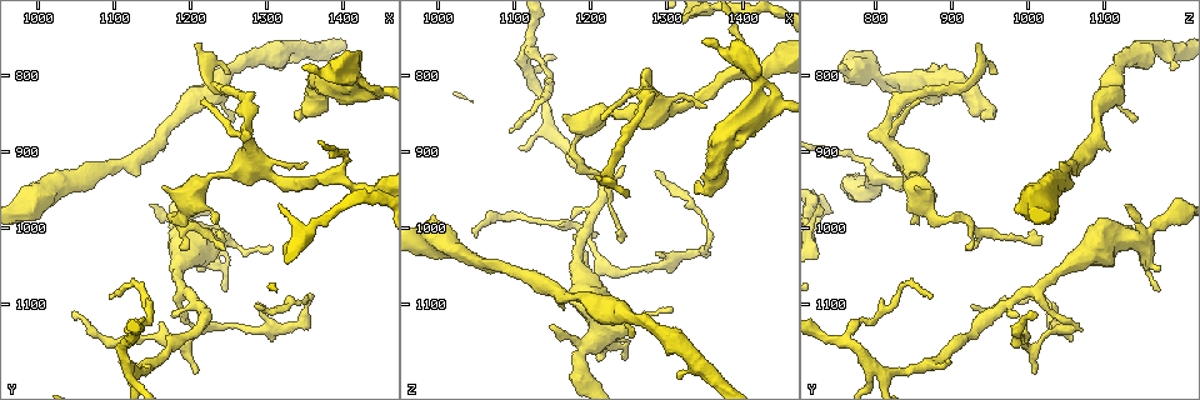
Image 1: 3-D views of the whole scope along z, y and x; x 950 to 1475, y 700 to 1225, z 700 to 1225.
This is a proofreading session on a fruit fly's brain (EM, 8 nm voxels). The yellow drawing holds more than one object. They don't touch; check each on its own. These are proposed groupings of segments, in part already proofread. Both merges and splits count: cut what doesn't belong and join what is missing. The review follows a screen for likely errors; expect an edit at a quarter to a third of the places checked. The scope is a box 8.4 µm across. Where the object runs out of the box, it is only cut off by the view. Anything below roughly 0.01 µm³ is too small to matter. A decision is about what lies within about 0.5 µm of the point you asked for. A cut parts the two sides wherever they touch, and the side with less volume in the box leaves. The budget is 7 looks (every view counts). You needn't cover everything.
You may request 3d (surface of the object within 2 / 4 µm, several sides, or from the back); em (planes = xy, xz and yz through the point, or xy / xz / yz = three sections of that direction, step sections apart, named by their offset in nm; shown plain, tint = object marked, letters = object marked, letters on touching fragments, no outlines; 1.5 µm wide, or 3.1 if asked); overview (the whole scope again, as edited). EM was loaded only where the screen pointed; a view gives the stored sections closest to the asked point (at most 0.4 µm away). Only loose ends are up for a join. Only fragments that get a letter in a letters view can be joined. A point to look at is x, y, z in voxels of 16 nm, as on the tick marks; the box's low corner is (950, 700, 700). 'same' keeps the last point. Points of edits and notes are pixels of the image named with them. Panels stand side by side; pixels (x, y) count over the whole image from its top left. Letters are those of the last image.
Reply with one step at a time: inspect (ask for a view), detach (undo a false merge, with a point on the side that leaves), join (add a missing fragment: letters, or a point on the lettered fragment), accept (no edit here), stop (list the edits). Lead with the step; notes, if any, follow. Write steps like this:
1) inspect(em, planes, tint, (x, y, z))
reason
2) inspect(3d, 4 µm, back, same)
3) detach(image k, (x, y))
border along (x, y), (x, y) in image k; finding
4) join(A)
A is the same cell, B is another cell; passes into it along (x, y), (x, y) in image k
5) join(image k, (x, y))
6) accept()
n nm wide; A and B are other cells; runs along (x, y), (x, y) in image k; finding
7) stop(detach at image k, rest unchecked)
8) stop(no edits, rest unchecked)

inspect(em, planes, tint, (1210, 1130, 1055))
sharp bend

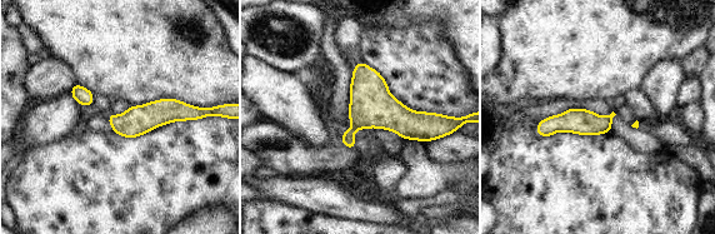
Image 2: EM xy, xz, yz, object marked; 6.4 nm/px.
inspect(em, planes, letters, same)
see the neighbours

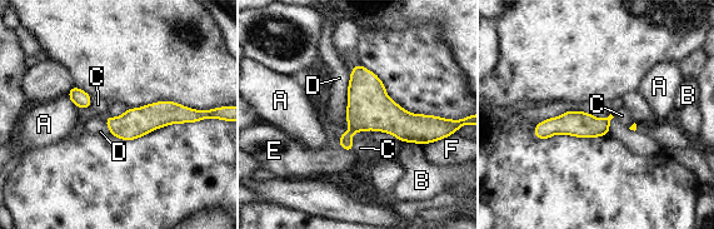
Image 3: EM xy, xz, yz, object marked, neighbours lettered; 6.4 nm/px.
detach(image 3, (369, 108))
D touches over 300 nm; A, B, C, D, E and F are other cells; the part that leaves runs along (193, 113), (109, 120) in image 3; a second neuron is stuck on

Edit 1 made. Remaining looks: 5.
inspect(overview)

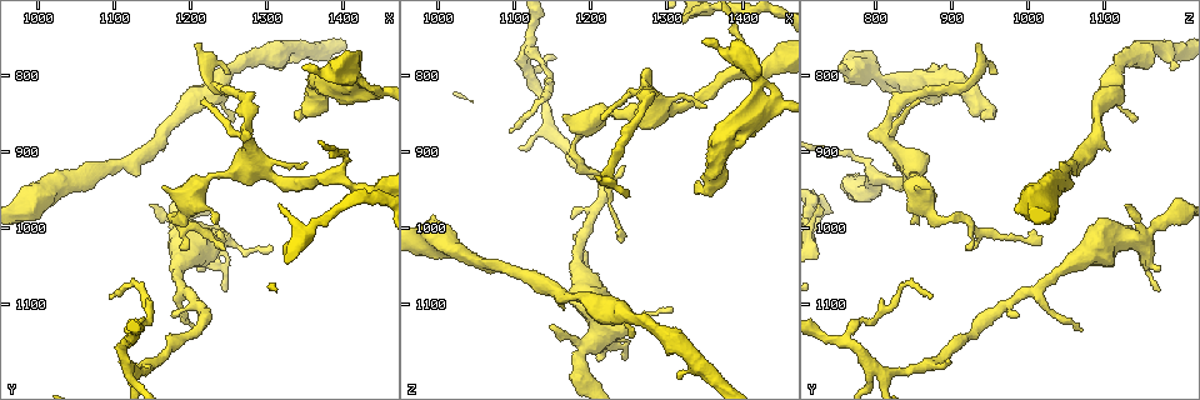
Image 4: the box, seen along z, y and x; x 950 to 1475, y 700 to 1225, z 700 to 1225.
inspect(3d, 2 µm, (1245, 1010, 1015))
tapers out

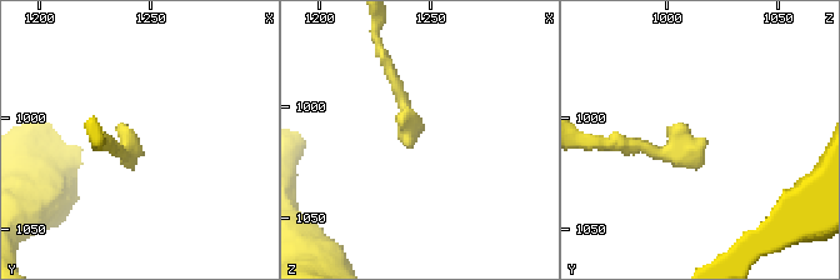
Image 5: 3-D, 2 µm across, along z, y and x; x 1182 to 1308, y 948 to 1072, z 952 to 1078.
inspect(em, xy, step 8, tint, (1243, 1012, 1016))

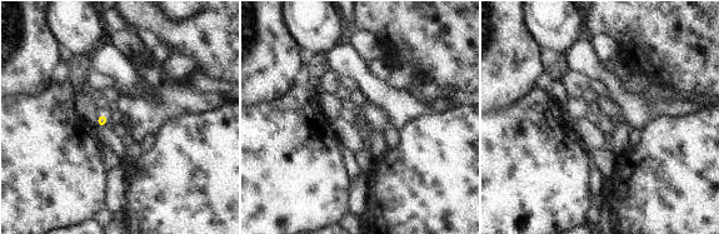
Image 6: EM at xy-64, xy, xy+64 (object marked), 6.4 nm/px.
inspect(em, planes, letters, same)

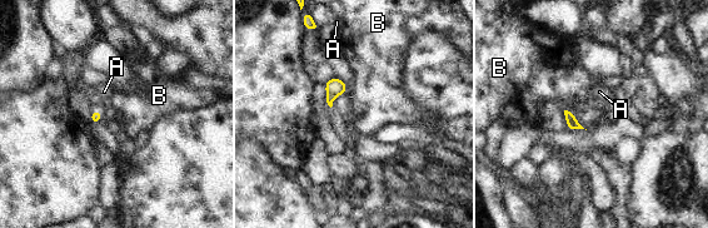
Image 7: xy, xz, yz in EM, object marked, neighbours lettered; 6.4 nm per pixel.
accept()
A and B are other cells; border along (564, 109), (573, 113) in image 7; no lettered fragment goes on from it

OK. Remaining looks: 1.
stop(detach at image 3, rest unchecked)

